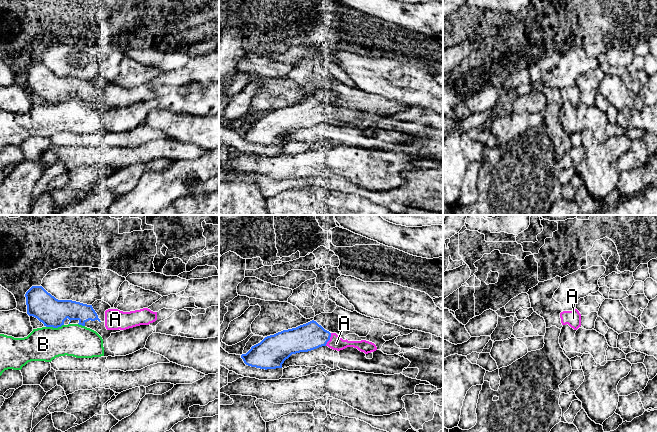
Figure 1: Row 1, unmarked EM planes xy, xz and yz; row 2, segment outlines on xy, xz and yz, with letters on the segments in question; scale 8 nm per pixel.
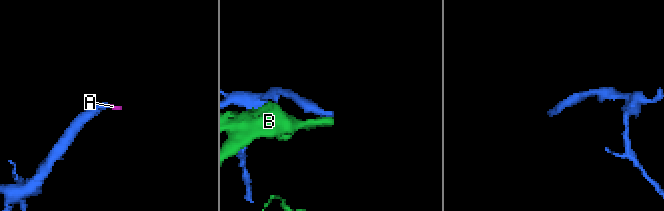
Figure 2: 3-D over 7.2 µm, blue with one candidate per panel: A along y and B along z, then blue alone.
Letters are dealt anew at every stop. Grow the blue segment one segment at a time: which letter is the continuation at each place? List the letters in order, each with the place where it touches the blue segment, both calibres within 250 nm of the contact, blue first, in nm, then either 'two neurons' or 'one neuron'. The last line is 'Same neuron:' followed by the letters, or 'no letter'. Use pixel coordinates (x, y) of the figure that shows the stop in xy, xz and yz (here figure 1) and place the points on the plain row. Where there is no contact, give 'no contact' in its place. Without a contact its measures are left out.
A: contact xz (329, 115); calibres 220 and 110 nm; one neuron
B: contact xy (54, 103); calibres 220 and 280 nm; two neurons
Same neuron: A

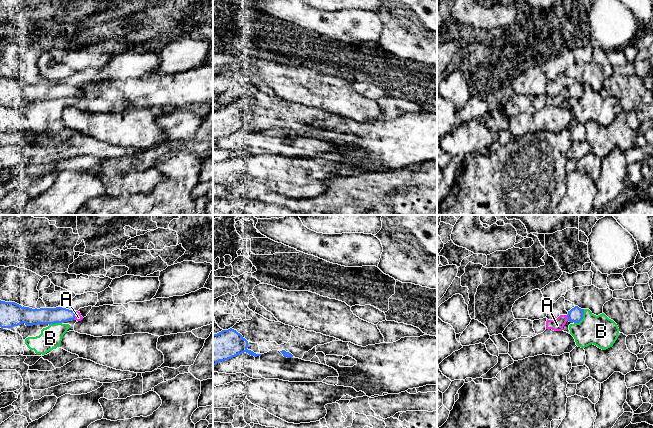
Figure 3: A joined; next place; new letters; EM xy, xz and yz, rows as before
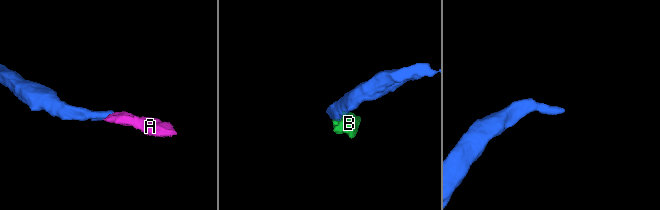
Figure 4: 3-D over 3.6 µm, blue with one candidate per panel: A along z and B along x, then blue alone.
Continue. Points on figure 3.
A: contact yz (567, 93); calibres 120 and 100 nm; one neuron
B: contact yz (582, 94); calibres 120 and 240 nm; two neurons
Same neuron: A

